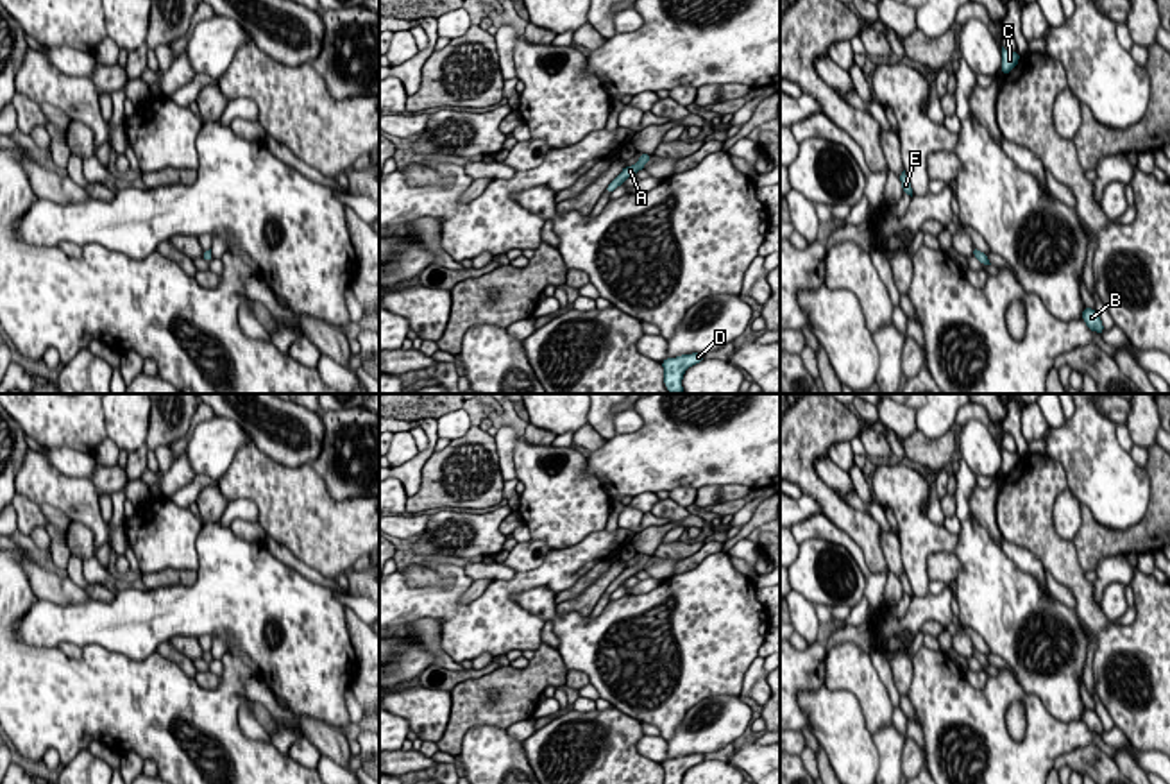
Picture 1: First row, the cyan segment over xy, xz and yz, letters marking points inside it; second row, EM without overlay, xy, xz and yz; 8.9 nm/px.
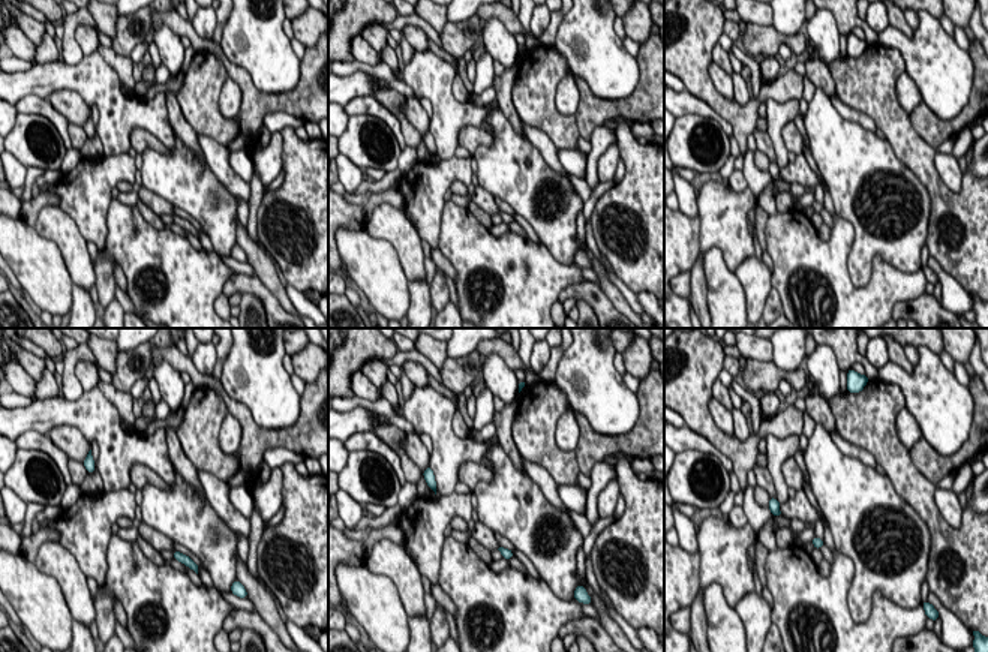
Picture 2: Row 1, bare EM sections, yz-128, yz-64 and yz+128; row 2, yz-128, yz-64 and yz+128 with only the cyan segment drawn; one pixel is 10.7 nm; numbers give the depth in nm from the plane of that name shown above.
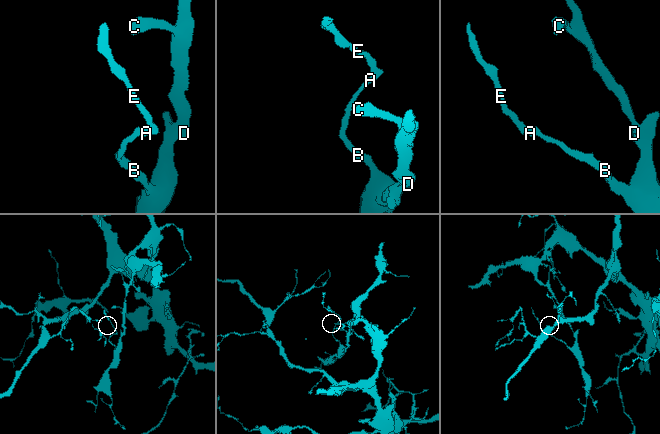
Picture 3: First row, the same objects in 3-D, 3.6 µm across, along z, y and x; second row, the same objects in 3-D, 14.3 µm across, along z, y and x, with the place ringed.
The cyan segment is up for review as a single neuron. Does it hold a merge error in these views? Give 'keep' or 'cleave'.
keep

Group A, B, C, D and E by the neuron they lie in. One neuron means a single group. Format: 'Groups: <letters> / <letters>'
Groups: A B C D E

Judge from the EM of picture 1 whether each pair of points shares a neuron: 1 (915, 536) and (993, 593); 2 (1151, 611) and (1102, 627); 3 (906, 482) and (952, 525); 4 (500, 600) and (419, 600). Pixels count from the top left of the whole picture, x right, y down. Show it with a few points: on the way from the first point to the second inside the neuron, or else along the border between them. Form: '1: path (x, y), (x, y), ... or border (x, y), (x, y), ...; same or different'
1: border (959, 534), (952, 552); different
2: path (1140, 623), (1131, 632), (1115, 632); same
3: border (941, 525), (958, 534); different
4: path (480, 611), (451, 611), (439, 602); same

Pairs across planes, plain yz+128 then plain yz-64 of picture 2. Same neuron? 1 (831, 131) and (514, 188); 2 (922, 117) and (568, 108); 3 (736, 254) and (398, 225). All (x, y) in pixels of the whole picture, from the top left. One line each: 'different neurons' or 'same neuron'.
1: same neuron
2: different neurons
3: same neuron

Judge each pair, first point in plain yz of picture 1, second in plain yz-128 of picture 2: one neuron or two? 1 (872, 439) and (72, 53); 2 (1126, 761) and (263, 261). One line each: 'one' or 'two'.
1: two
2: one

